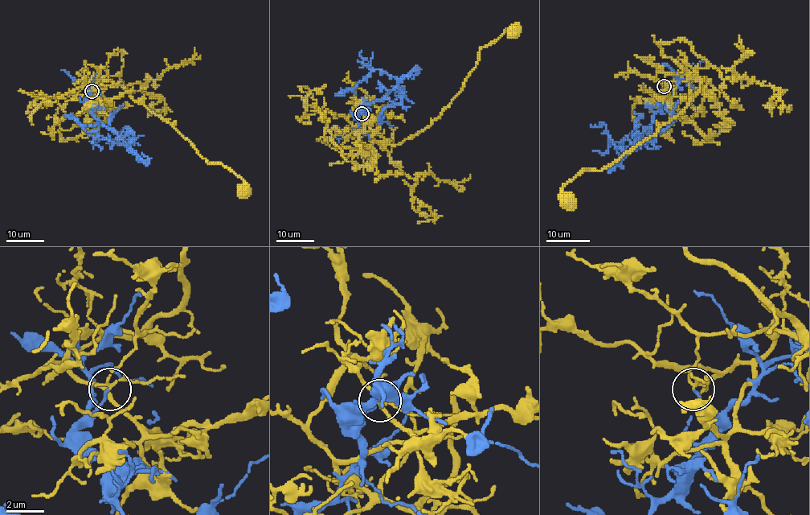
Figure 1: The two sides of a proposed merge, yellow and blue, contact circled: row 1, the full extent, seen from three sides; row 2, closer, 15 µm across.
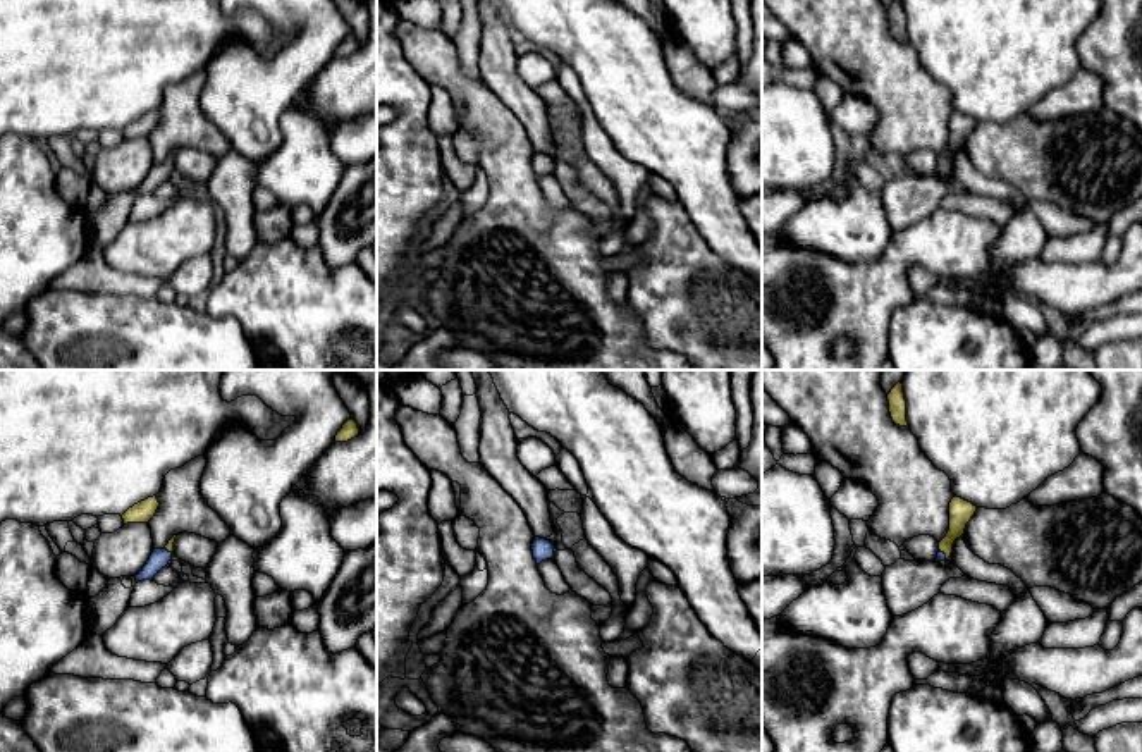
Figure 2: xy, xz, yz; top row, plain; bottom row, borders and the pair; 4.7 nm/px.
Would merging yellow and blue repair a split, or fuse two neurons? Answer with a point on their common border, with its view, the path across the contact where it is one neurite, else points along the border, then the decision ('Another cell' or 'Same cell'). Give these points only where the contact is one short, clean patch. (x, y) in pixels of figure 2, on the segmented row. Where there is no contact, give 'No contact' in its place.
Touches yellow at yz (946, 556). Another cell

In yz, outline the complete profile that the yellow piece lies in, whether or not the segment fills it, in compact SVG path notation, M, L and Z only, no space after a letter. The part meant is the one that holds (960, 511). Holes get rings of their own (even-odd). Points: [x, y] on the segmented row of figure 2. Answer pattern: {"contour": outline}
{"contour": "M953 497L949 502L949 530L946 537L939 542L939 551L946 554L946 559L953 552L953 544L956 539L963 537L967 523L972 520L975 515L977 506L972 502L961 499L961 497Z"}

